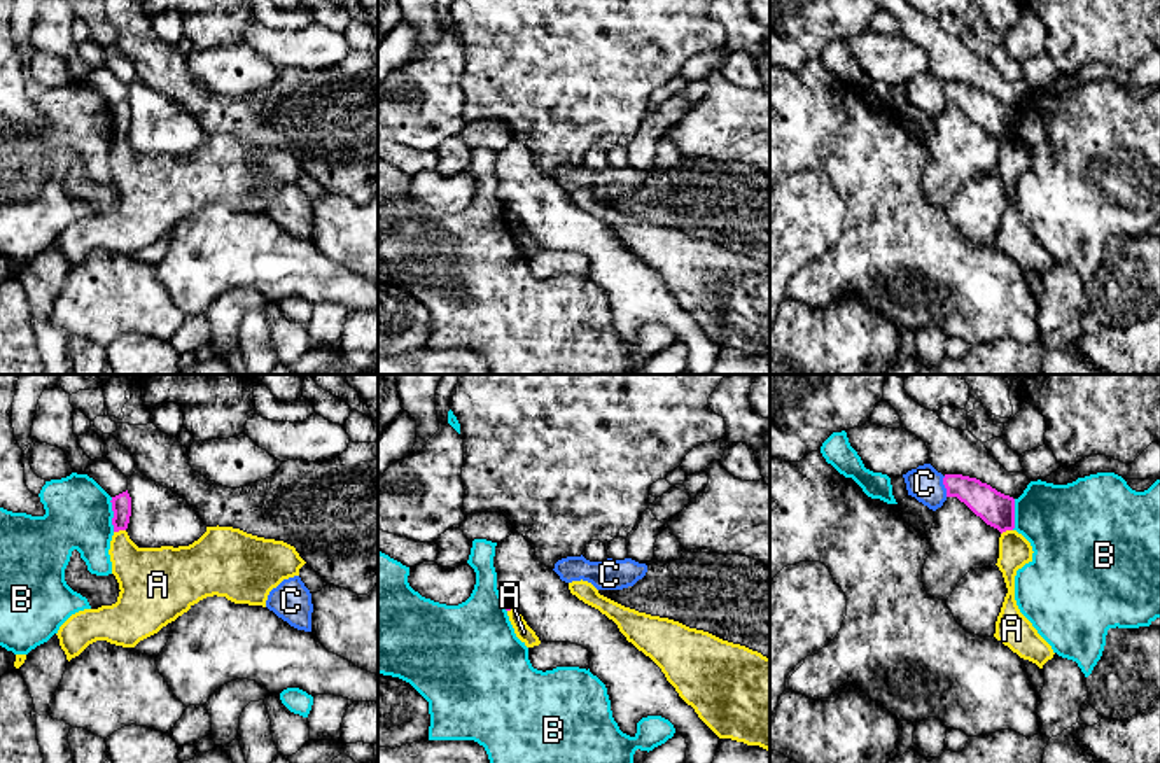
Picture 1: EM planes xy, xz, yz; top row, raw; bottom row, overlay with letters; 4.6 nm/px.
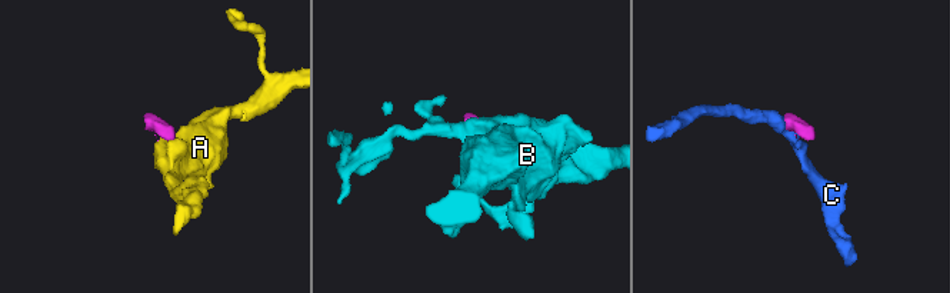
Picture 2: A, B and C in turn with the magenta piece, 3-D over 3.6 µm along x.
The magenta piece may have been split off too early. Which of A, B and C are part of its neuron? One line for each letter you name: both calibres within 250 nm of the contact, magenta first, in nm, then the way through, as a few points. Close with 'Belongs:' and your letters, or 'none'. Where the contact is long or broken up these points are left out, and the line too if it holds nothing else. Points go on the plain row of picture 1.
C: Thickness 160 nm (magenta) against 160 nm. Path across: yz (994, 116), (963, 95), (945, 95), (924, 91)
Belongs: C

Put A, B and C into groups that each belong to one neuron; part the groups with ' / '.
A / B / C

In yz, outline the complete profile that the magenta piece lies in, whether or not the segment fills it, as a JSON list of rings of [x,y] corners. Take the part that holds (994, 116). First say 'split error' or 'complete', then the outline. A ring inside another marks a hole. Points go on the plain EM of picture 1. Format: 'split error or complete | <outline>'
split error | [[[931,72],[903,82],[908,103],[936,119],[948,105],[957,105],[987,133],[1001,142],[1015,136],[1015,107],[976,86],[941,82]]]

